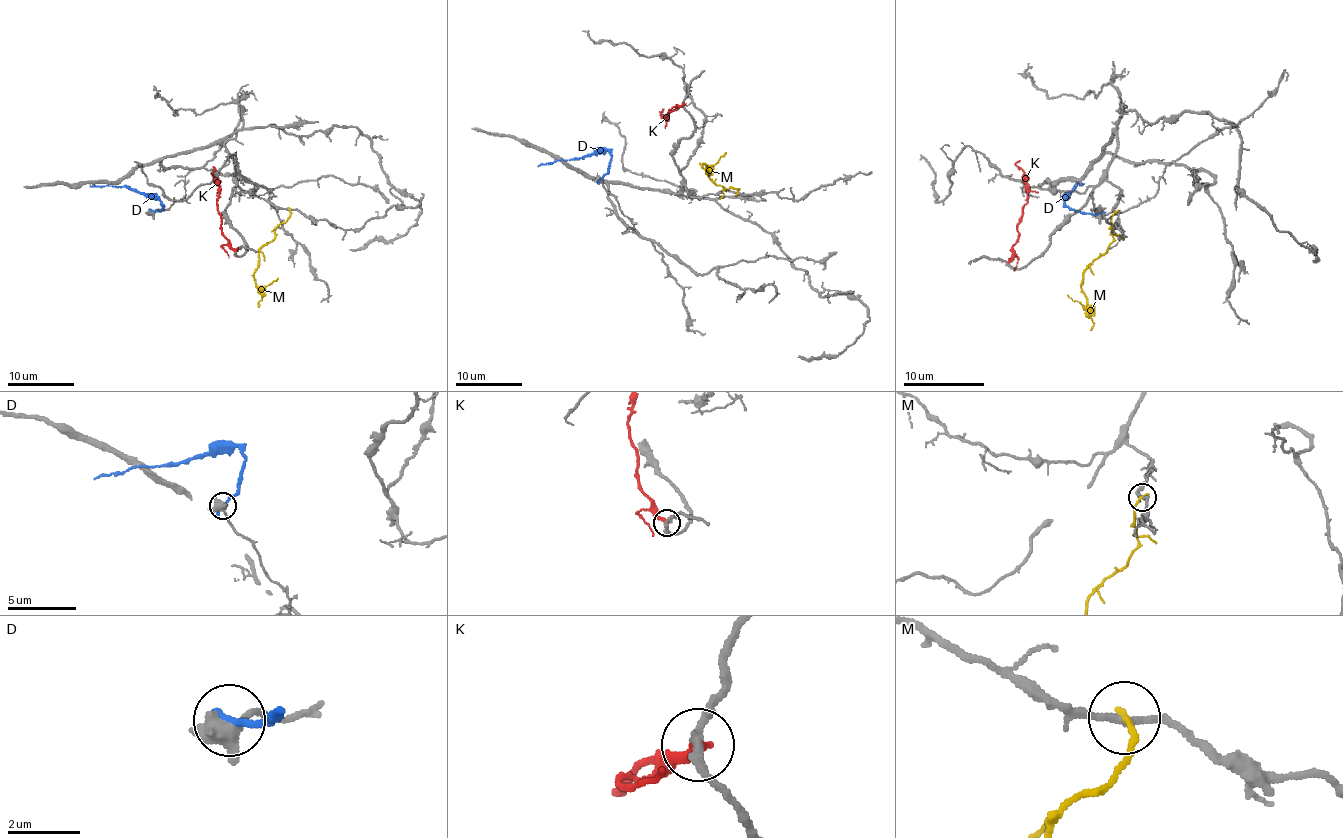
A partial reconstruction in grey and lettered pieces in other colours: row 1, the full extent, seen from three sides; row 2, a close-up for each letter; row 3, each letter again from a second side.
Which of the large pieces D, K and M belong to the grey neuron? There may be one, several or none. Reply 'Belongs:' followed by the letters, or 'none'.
Belongs: none

